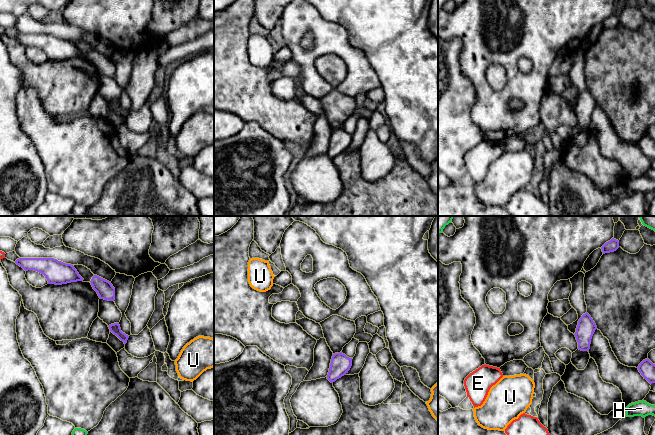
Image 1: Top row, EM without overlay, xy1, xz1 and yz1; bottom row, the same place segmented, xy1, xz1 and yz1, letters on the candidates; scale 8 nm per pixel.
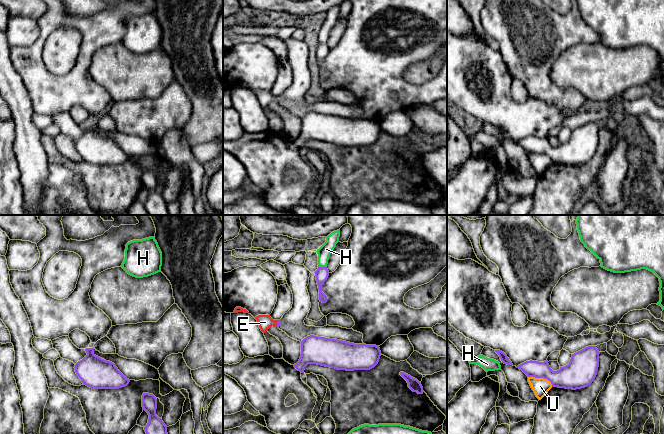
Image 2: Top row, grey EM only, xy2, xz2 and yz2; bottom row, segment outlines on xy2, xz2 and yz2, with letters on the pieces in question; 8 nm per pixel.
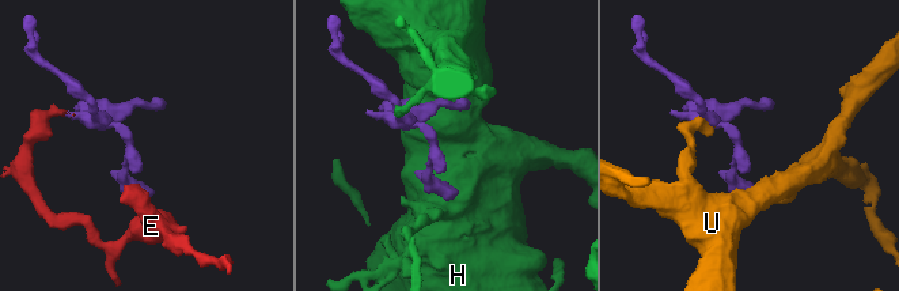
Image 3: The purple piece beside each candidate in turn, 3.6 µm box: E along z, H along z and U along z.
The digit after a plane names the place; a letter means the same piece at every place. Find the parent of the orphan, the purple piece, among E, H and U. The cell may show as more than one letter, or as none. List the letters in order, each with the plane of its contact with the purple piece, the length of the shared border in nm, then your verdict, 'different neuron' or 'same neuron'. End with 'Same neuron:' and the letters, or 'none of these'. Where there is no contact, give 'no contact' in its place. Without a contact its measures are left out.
E: contact in xz2; length 70 nm; same neuron
H: contact in xz2; length 70 nm; different neuron
U: contact in yz2; length 220 nm; different neuron
Same neuron: E

